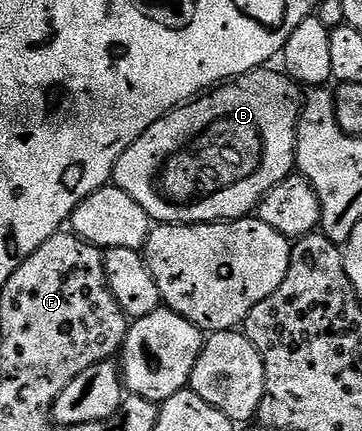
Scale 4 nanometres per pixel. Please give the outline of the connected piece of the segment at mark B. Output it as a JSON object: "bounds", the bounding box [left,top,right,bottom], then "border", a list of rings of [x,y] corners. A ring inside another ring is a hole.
{"bounds":[112,69,302,224],"border":[[[272,69],[252,70],[249,74],[242,74],[239,78],[233,78],[217,85],[185,102],[184,105],[176,107],[175,110],[171,110],[166,116],[162,116],[162,120],[150,124],[150,128],[146,128],[146,132],[142,132],[142,136],[138,136],[138,140],[134,140],[134,144],[130,144],[130,148],[126,148],[126,152],[122,152],[118,164],[112,170],[114,185],[122,188],[122,192],[126,192],[126,196],[134,196],[134,200],[138,200],[138,204],[142,204],[142,208],[146,208],[146,212],[156,224],[223,222],[234,218],[249,217],[259,207],[266,192],[270,192],[270,188],[282,184],[282,180],[286,180],[289,174],[293,173],[296,165],[296,126],[300,123],[302,102],[298,94],[296,98],[297,83],[293,82],[287,73],[281,72],[279,69],[277,69],[278,71]]]}

